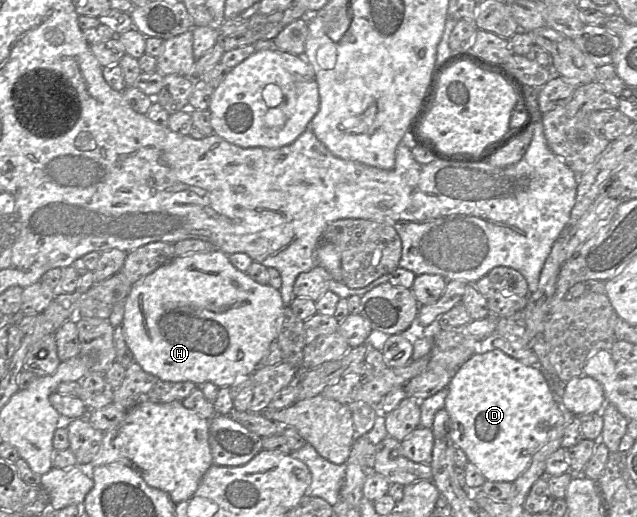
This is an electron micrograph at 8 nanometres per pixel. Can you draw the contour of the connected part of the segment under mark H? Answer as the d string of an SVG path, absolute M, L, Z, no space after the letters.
M211 250L209 252L198 252L195 254L176 257L171 262L161 266L153 273L147 275L134 285L126 298L122 328L126 344L133 353L135 361L141 368L163 381L183 382L191 381L197 385L202 383L214 383L217 387L231 387L244 377L251 377L259 363L266 355L270 344L277 339L282 326L284 303L280 289L269 285L261 285L255 282L246 272L236 269L230 262L229 257L222 251Z

